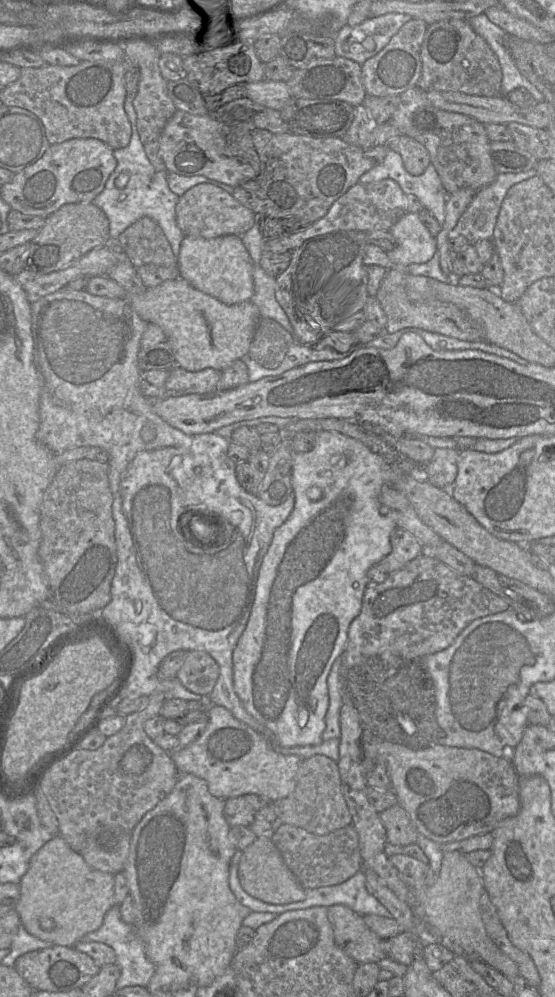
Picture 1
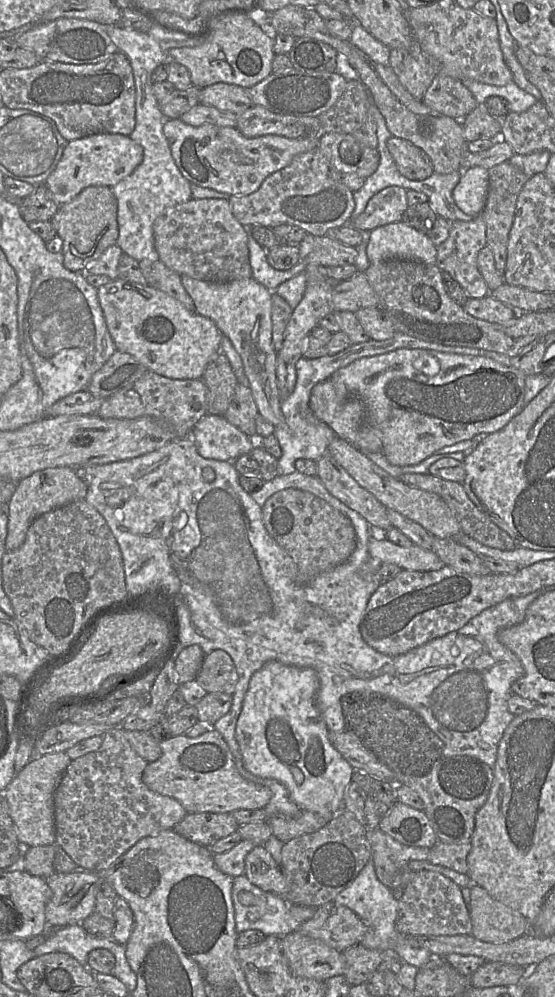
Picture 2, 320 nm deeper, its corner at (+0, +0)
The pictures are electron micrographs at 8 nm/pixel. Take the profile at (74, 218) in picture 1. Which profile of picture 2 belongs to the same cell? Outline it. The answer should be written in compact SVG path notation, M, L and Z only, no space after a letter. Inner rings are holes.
M90 186L70 202L60 205L50 220L57 236L63 241L62 254L65 268L84 272L101 254L118 239L117 200L107 186Z

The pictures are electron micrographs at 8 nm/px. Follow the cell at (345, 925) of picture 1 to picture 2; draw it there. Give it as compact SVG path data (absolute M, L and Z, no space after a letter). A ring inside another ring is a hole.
M293 931L282 936L280 943L289 969L296 976L326 981L344 974L342 953L320 940Z

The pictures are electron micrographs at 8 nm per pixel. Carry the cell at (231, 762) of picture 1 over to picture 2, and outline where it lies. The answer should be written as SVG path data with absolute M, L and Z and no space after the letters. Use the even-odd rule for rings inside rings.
M215 729L206 731L198 737L188 737L185 734L173 736L161 741L160 747L161 757L147 764L142 774L142 781L150 790L179 801L187 813L232 813L240 809L261 809L272 797L268 787L253 783L238 772L226 741Z

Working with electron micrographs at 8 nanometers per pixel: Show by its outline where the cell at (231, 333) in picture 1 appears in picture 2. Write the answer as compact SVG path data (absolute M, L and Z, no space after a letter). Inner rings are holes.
M113 279L108 283L97 288L98 301L103 311L103 315L107 324L108 331L116 345L118 351L129 353L139 362L145 365L149 371L171 379L200 379L203 377L204 371L209 362L221 351L222 332L216 324L209 318L187 310L177 299L167 293L156 289L148 284L140 284L136 282L128 282L121 279Z

